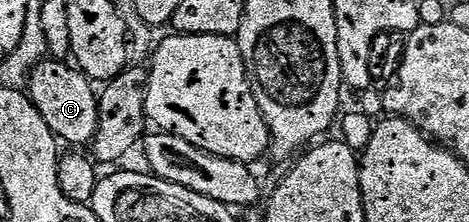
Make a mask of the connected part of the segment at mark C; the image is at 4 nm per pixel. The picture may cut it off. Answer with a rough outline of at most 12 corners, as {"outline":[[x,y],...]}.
{"outline":[[44,60],[29,79],[56,138],[95,139],[100,95],[81,69]]}

